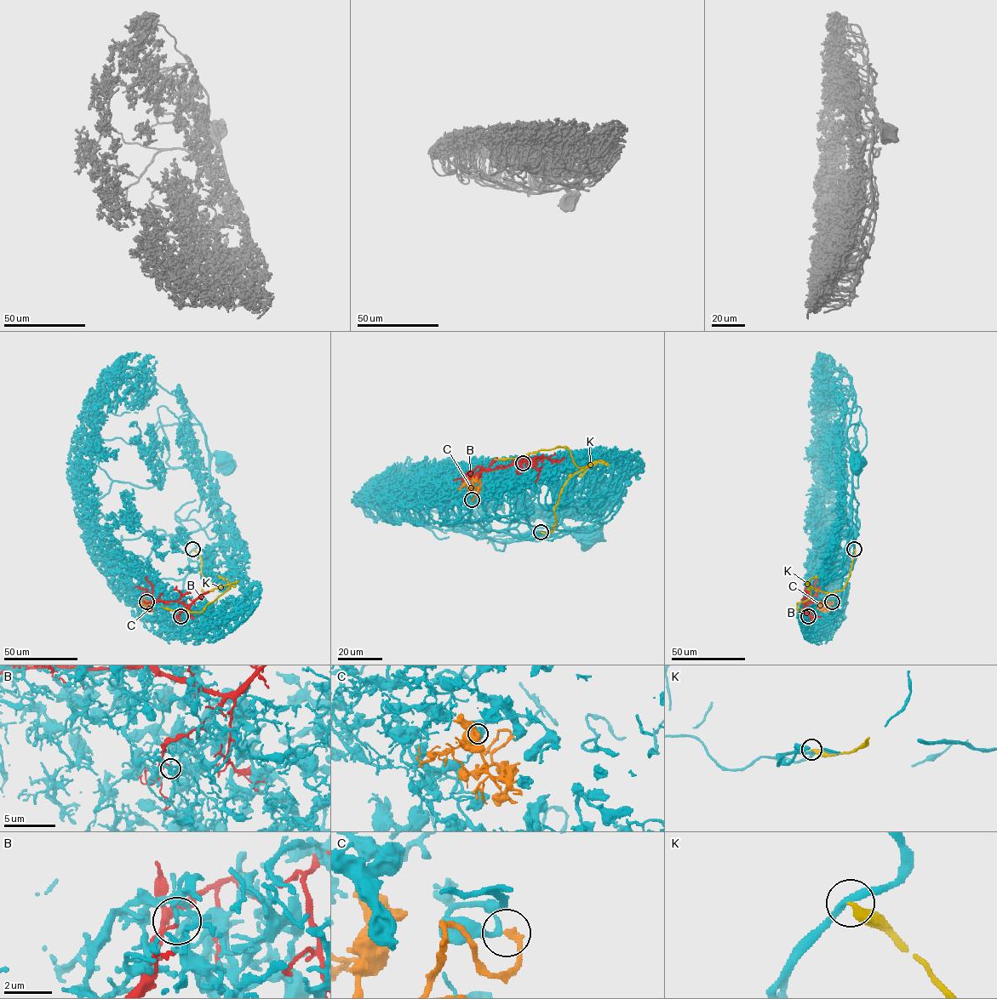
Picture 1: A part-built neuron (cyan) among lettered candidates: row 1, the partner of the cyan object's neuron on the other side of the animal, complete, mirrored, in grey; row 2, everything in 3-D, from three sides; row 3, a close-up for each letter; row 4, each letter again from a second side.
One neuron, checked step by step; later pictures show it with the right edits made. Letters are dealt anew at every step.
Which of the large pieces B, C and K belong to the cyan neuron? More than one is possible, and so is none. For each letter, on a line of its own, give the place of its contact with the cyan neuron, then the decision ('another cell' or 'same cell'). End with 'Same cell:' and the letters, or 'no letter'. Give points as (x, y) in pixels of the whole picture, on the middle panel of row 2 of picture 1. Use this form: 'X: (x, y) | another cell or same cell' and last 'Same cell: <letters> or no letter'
B: (523, 463) | another cell
C: (472, 499) | same cell
K: (541, 532) | another cell
Same cell: C

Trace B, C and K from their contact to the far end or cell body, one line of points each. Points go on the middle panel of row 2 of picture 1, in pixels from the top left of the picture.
B: (523, 463), (533, 459), (495, 469), (481, 469), (480, 476), (478, 472), (472, 475), (470, 473)
C: (472, 499), (478, 493), (475, 492), (473, 486), (465, 484), (459, 490)
K: (541, 532), (557, 524), (553, 507), (566, 481), (597, 462), (579, 467), (562, 447), (494, 459)

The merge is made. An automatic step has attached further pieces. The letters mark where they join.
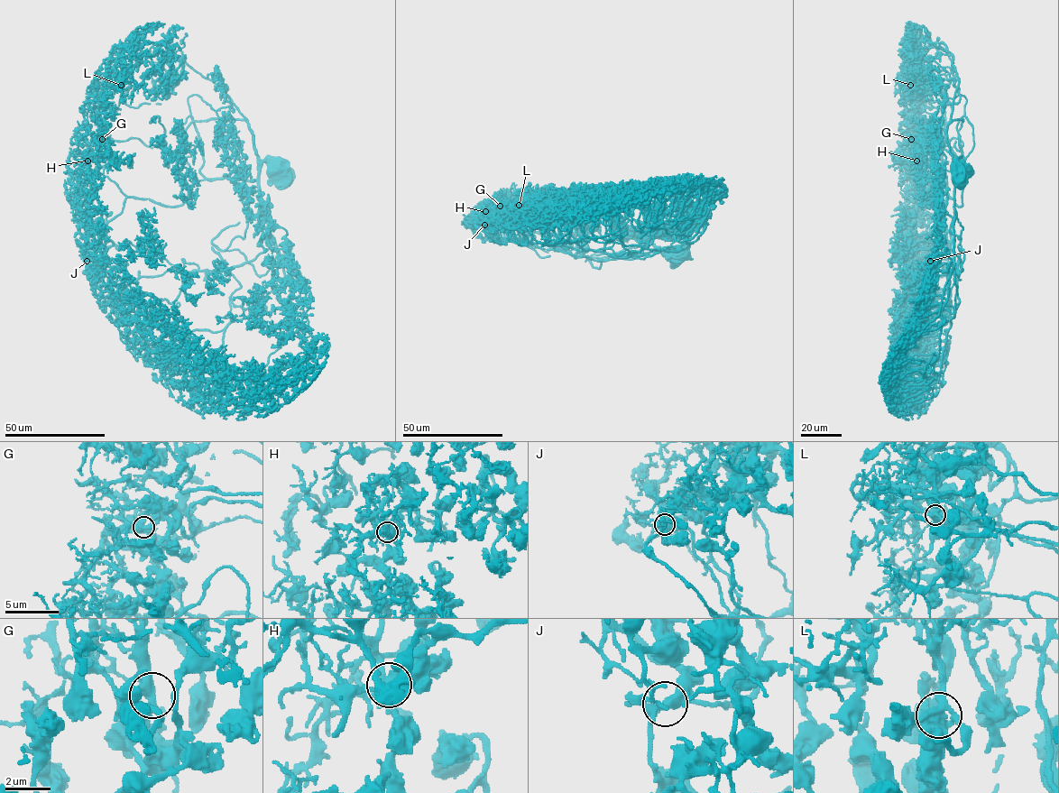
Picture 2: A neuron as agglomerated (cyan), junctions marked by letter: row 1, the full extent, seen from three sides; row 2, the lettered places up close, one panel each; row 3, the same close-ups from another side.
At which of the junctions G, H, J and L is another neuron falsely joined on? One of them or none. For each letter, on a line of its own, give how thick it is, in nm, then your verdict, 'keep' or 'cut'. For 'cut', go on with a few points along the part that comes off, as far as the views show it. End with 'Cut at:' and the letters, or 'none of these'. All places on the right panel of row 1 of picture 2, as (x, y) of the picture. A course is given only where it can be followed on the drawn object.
G: calibre 380 nm; keep
H: calibre 360 nm; keep
J: calibre 400 nm; keep
L: calibre 500 nm; keep
Cut at: none of these

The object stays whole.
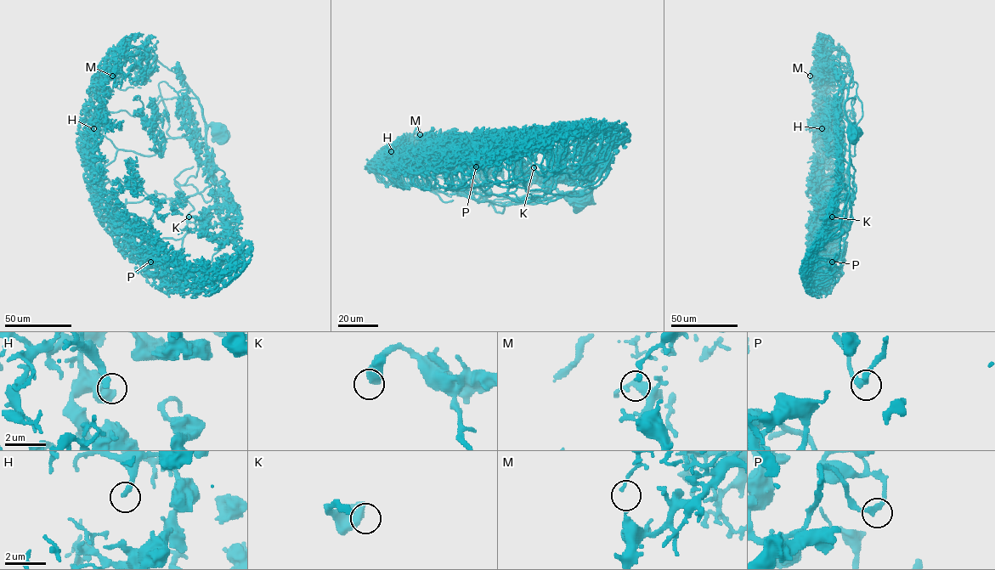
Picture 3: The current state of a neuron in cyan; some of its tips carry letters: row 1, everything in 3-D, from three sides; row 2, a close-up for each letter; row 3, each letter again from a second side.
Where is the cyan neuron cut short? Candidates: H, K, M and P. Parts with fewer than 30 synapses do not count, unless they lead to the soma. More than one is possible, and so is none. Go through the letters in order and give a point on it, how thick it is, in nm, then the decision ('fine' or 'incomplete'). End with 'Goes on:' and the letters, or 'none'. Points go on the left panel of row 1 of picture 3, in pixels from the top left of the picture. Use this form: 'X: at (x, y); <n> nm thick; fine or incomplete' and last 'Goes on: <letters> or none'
H: at (93, 128); 260 nm thick; fine
K: at (189, 217); 600 nm thick; fine
M: at (112, 76); 150 nm thick; fine
P: at (150, 262); 200 nm thick; fine
Goes on: none

